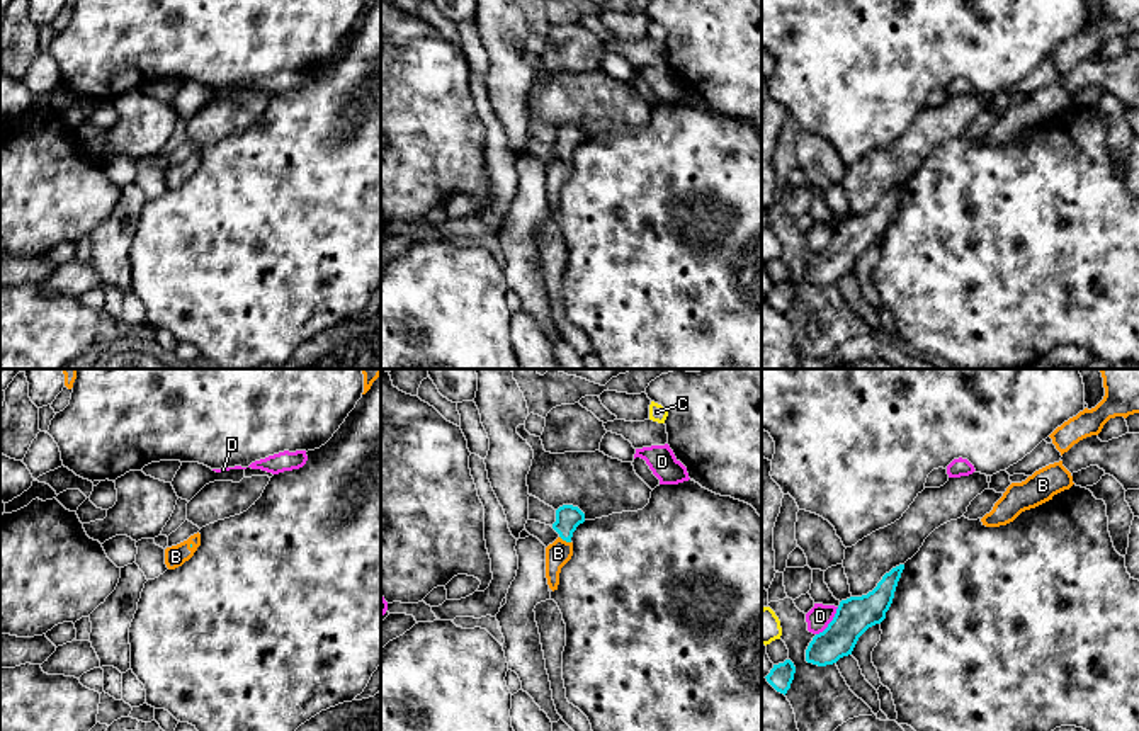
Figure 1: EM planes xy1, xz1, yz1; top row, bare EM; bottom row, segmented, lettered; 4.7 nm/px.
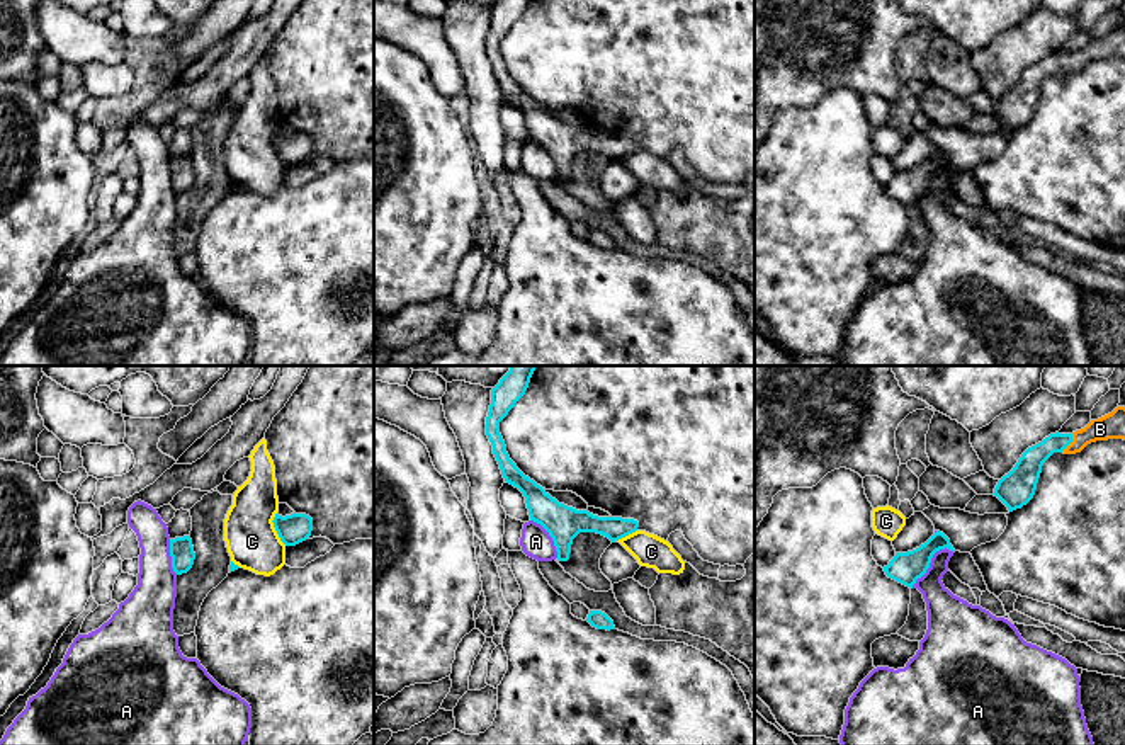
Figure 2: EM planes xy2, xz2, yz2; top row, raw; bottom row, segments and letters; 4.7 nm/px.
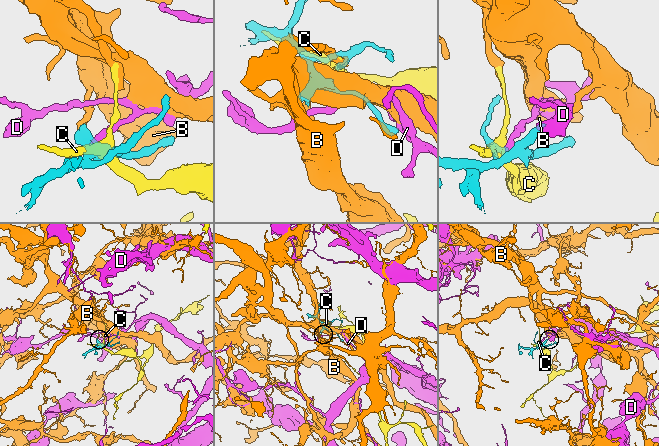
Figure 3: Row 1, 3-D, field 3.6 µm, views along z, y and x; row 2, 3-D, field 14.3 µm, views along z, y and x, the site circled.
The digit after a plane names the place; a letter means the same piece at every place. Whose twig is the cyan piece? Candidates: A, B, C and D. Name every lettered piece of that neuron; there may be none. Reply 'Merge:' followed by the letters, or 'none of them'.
Merge: B

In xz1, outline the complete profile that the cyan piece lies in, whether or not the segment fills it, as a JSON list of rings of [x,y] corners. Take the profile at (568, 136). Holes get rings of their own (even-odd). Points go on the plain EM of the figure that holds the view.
[[[563,124],[556,129],[552,148],[559,156],[546,167],[546,197],[552,211],[558,209],[561,187],[573,175],[573,151],[583,141],[585,133],[578,126]]]

